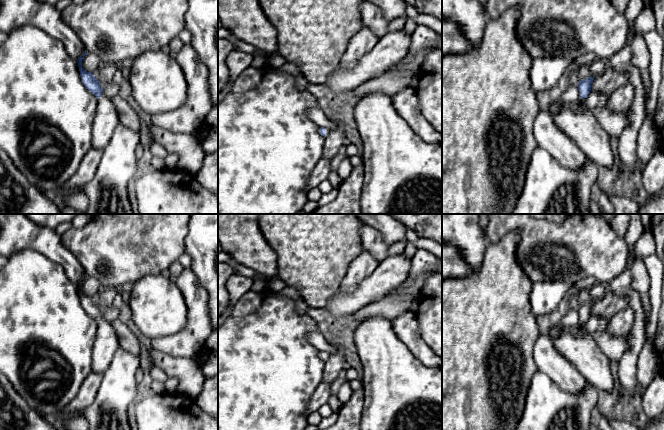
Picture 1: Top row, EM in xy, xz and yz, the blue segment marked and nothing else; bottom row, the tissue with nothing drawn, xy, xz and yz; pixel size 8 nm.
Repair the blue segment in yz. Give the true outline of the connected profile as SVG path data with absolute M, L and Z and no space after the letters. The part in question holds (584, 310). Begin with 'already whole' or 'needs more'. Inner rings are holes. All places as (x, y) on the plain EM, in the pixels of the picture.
needs more | M593 301L580 304L577 308L579 323L563 326L560 334L552 339L555 349L583 375L586 382L599 390L616 392L618 381L613 379L610 361L586 332L584 325L591 315Z

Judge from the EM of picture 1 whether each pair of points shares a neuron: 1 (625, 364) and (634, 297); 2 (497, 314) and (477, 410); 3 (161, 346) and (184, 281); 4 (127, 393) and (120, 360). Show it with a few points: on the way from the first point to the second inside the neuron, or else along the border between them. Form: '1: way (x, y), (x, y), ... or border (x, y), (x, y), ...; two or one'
1: way (635, 347), (638, 314); one
2: way (476, 338), (476, 386); one
3: way (180, 340), (194, 326), (194, 300); one
4: way (121, 385), (121, 368); one

